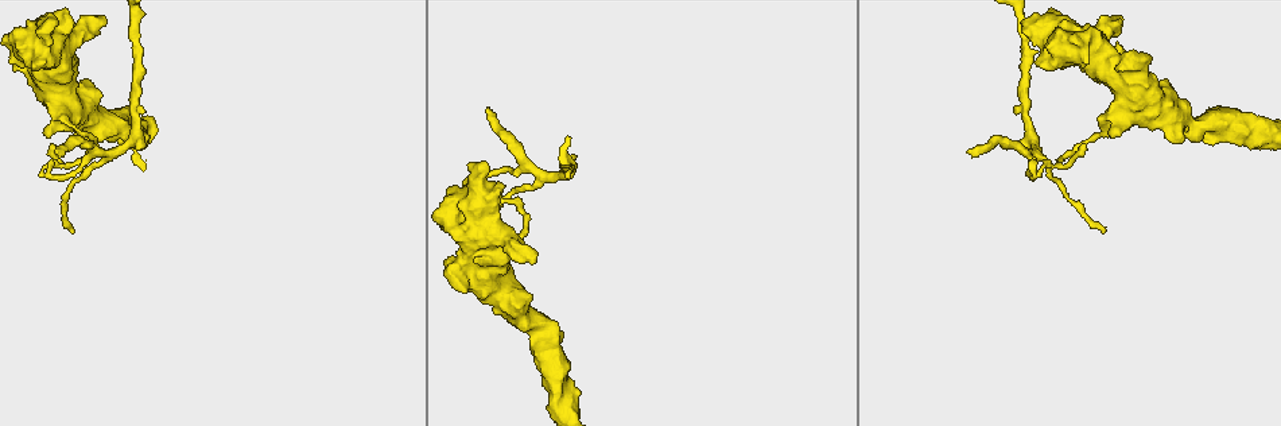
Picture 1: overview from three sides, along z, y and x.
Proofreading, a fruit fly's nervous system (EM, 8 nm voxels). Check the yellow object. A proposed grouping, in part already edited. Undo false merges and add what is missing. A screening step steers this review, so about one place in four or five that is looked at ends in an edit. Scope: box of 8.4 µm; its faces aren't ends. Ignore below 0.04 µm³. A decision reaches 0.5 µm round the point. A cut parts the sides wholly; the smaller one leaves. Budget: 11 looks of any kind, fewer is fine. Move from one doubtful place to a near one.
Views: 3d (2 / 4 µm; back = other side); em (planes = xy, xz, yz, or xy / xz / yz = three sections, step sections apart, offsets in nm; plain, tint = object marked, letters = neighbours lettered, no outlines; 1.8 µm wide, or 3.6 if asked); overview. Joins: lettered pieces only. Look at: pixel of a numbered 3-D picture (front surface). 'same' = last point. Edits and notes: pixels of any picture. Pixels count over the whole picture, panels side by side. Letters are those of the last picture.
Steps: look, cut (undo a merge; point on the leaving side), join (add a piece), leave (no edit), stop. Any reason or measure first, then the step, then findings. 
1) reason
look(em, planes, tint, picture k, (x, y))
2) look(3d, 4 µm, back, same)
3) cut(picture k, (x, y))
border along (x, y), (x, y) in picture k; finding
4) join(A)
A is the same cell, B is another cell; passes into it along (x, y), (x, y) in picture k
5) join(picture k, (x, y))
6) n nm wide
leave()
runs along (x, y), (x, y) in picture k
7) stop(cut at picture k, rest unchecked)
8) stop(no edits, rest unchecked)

stops while still wide
look(em, planes, letters, picture 1, (58, 20))

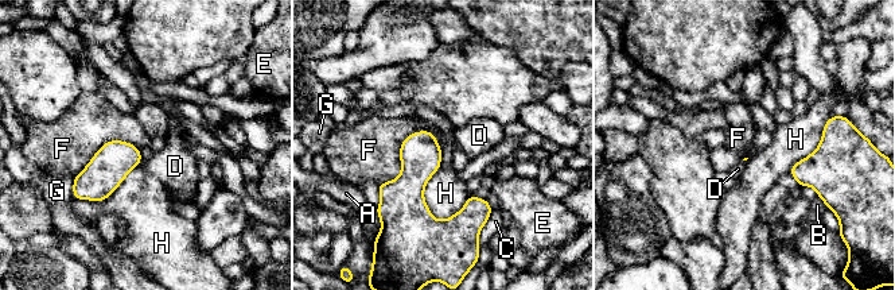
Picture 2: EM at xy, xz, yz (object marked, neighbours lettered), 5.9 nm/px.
leave()
A, B, C, D, E, F, G and H are other cells; runs along (411, 138), (413, 205), (432, 224), (482, 220) in picture 2; no lettered piece goes on from it

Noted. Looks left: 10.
free end
look(em, planes, letters, picture 1, (1103, 233))

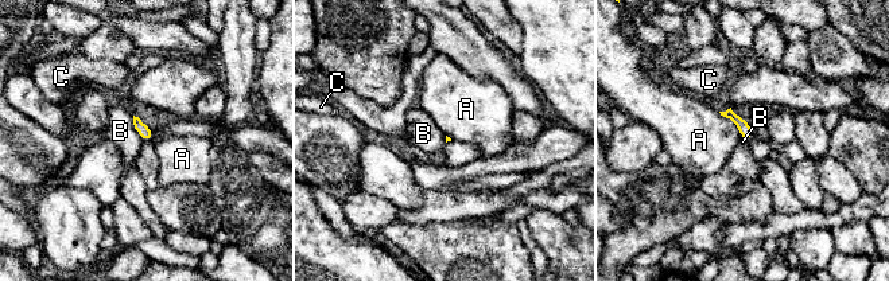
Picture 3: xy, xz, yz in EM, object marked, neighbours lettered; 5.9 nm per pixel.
leave()
A, B and C are other cells; border along (132, 116), (135, 131), (144, 140) in picture 3; none of them fits

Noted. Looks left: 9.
free end
look(3d, 2 µm, picture 1, (1186, 109))

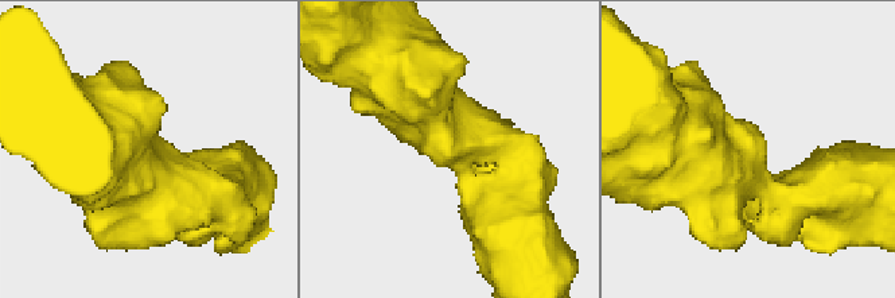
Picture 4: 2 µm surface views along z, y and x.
now the EM
look(em, 3.6 µm, planes, tint, picture 4, (746, 156))

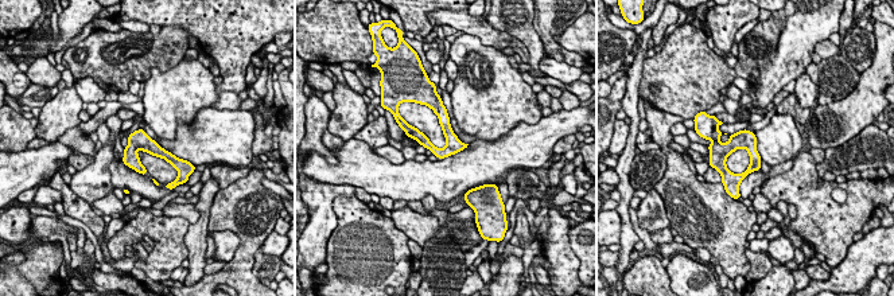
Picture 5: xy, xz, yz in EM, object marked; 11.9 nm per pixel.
look(em, 3.6 µm, planes, letters, same)

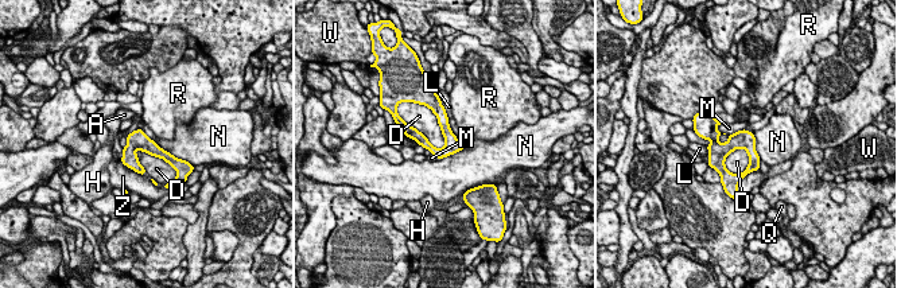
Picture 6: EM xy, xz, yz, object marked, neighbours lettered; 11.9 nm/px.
leave()
A, D, H, L, M, N, Q, R, W and Z are other cells; runs along (710, 136), (719, 146), (744, 144), (756, 166) in picture 6; no lettered piece goes on from it

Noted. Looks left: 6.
look(em, planes, letters, picture 1, (1035, 169))

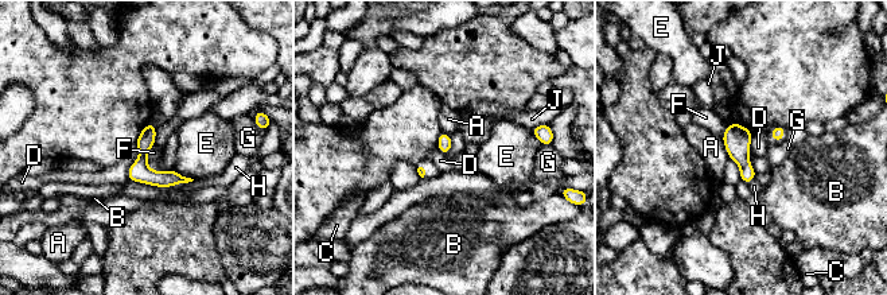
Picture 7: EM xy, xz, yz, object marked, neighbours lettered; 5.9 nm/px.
leave()
A, B, C, D, E, F, G, H and J are other cells; runs along (150, 127), (143, 167), (182, 179) in picture 7; continuous, no second cell

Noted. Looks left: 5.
stop(no edits, rest unchecked)

